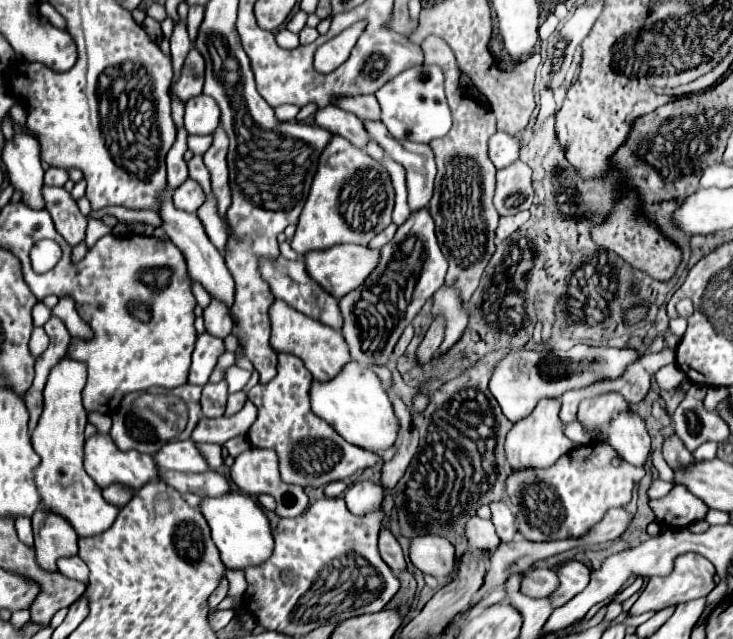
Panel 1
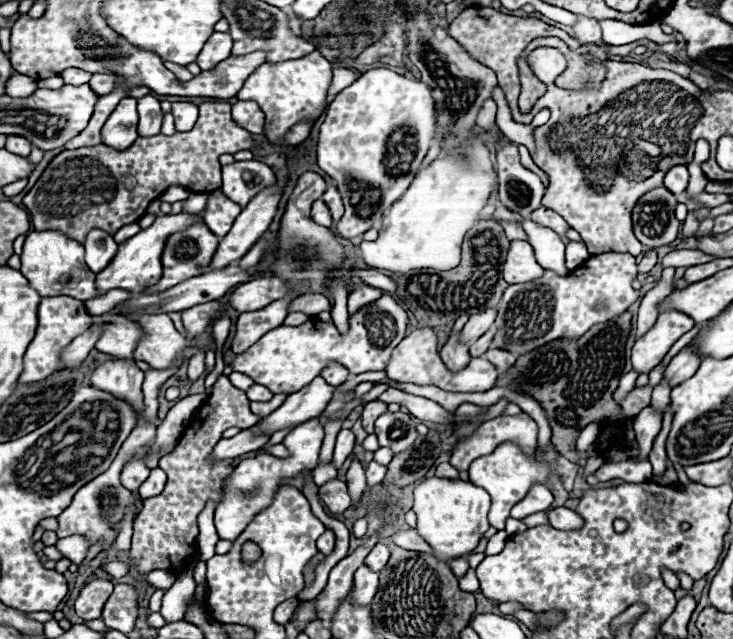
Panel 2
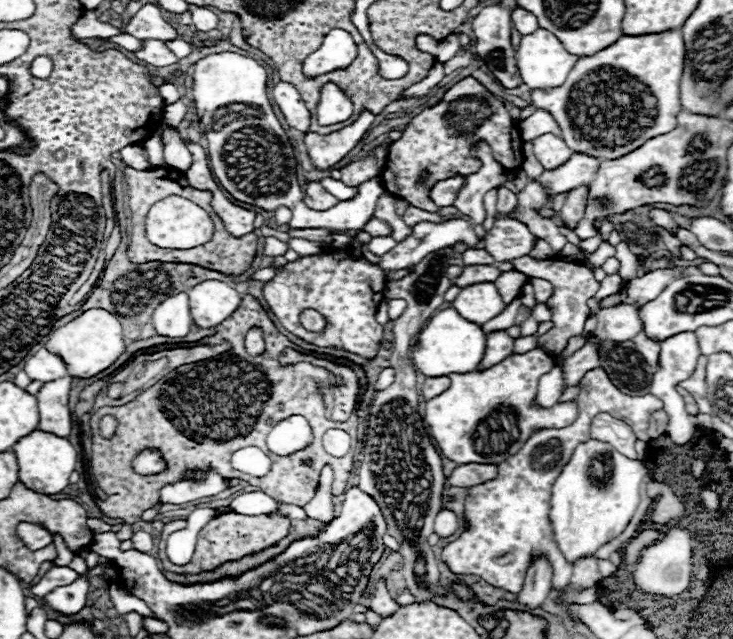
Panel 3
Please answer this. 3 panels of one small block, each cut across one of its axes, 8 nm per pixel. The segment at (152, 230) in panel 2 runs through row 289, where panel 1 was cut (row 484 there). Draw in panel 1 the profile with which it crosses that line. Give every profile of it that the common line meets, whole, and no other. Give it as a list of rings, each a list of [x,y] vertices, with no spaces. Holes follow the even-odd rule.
[[[94,434],[92,438],[86,440],[86,458],[84,458],[84,468],[88,472],[88,476],[100,486],[100,488],[108,488],[110,484],[122,484],[126,488],[130,488],[132,492],[140,490],[144,484],[158,480],[158,464],[154,462],[154,458],[150,454],[142,454],[138,450],[128,450],[122,452],[116,448],[116,444],[112,442],[110,436],[100,436]]]

